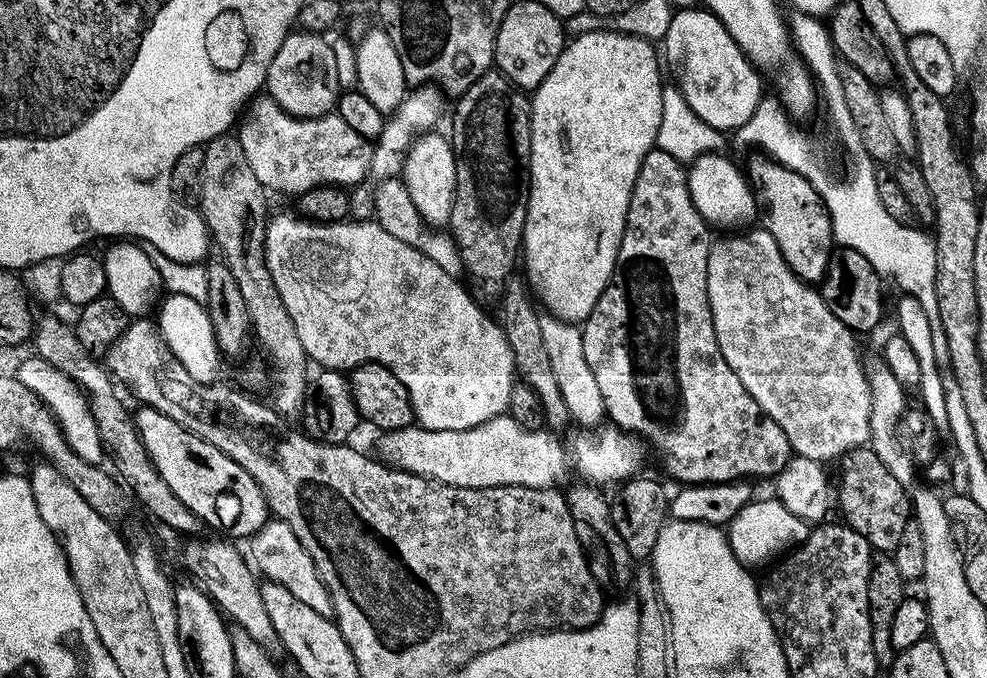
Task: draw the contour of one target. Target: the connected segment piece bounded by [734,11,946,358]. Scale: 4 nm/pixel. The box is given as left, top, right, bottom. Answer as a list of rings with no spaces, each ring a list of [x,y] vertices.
[[[793,11],[790,16],[790,35],[792,37],[792,42],[795,48],[795,51],[800,51],[799,59],[803,61],[806,65],[809,72],[812,73],[815,83],[818,85],[818,96],[819,99],[822,101],[822,104],[825,104],[828,107],[828,116],[832,119],[832,124],[836,127],[836,132],[840,135],[840,140],[842,143],[848,147],[848,152],[852,155],[852,173],[848,176],[848,184],[836,184],[836,180],[834,177],[828,173],[828,168],[824,165],[824,160],[820,157],[820,152],[816,149],[816,144],[814,141],[811,140],[810,137],[807,136],[806,133],[803,132],[802,129],[799,128],[797,121],[795,119],[790,118],[790,113],[787,108],[784,107],[783,103],[775,95],[768,96],[765,95],[763,99],[761,99],[760,104],[754,110],[754,114],[748,121],[744,123],[743,126],[740,128],[735,129],[734,137],[736,136],[736,144],[740,148],[756,148],[752,150],[759,150],[763,155],[767,156],[770,160],[778,161],[782,166],[786,166],[790,170],[794,170],[798,174],[802,174],[809,180],[814,187],[816,187],[816,193],[818,193],[821,198],[824,200],[824,205],[828,208],[828,213],[830,214],[830,218],[832,219],[832,235],[834,237],[835,243],[839,245],[840,248],[849,248],[850,250],[858,250],[858,254],[862,254],[862,258],[866,258],[866,262],[870,262],[870,266],[874,266],[874,270],[878,273],[879,276],[882,278],[887,278],[888,276],[890,279],[893,280],[894,283],[897,284],[898,287],[901,289],[899,290],[901,293],[913,296],[918,300],[919,305],[926,310],[926,315],[930,320],[930,329],[931,329],[931,341],[934,342],[934,354],[936,357],[940,358],[943,357],[946,353],[946,330],[942,330],[942,321],[938,318],[938,294],[934,294],[934,282],[936,281],[936,242],[935,239],[931,235],[928,236],[921,230],[919,227],[910,225],[910,224],[903,224],[902,222],[894,222],[894,218],[890,218],[890,214],[886,214],[886,206],[882,206],[882,198],[878,194],[878,190],[876,189],[876,181],[878,179],[878,173],[875,172],[872,167],[874,167],[874,161],[872,157],[866,154],[866,150],[862,146],[862,142],[858,138],[858,130],[854,130],[854,118],[850,118],[850,109],[846,106],[846,97],[842,95],[842,78],[840,77],[840,64],[838,63],[838,57],[836,55],[836,50],[832,46],[832,38],[828,35],[828,30],[823,19],[814,17],[814,16],[807,16],[805,12],[797,12]]]

